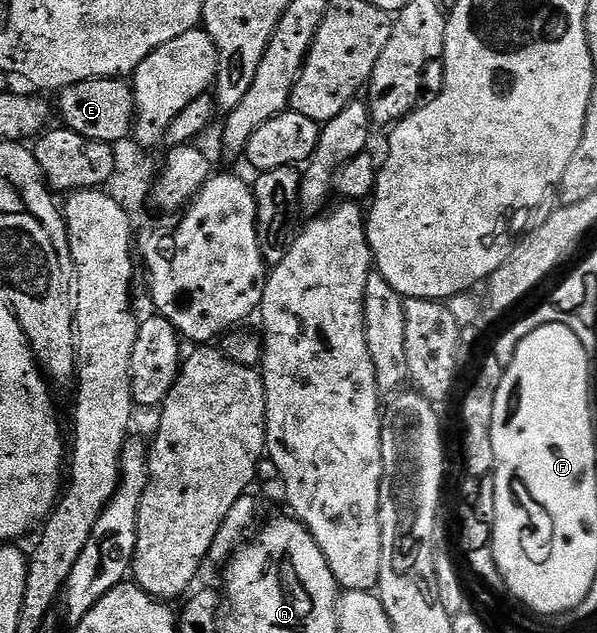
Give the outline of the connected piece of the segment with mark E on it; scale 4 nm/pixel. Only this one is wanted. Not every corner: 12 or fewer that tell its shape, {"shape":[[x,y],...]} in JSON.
{"shape":[[92,78],[56,95],[60,125],[118,144],[133,133],[133,87]]}

